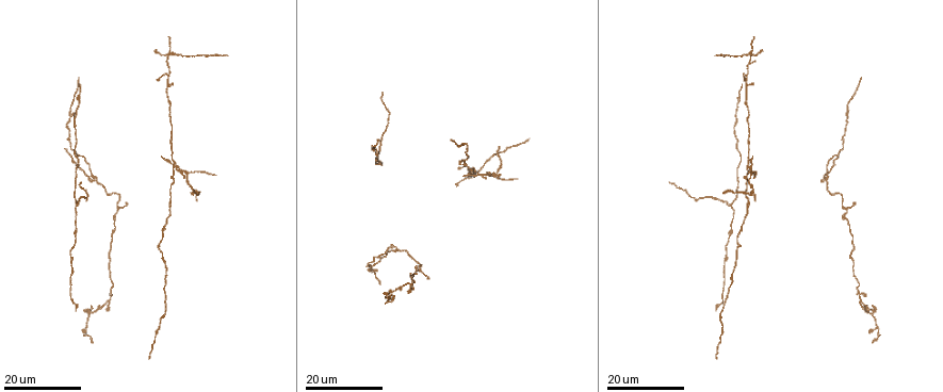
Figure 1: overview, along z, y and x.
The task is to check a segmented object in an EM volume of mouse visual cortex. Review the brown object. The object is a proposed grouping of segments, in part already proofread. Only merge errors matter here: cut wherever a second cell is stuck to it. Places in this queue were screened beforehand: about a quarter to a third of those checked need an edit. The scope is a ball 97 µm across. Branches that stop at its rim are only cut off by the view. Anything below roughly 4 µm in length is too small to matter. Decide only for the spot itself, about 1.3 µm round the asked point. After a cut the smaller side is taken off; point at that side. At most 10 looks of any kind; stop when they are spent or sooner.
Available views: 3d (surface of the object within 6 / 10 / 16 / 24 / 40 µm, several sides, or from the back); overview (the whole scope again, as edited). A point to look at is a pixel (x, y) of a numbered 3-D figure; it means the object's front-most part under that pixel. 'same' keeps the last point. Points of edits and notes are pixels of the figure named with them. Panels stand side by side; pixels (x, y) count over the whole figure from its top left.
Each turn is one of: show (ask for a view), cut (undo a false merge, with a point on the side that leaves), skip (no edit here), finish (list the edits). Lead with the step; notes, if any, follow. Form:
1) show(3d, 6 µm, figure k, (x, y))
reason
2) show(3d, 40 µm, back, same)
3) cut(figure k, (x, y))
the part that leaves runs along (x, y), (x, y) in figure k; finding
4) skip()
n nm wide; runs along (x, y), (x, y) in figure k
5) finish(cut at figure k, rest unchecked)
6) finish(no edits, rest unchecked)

show(3d, 16 µm, figure 1, (871, 315))
four arms meet

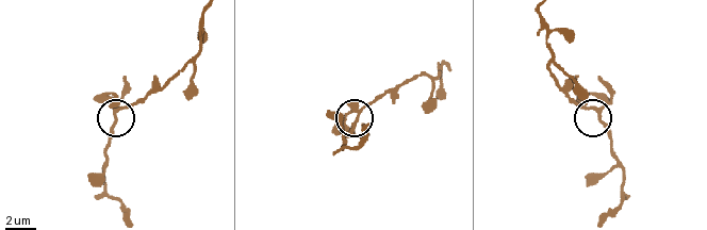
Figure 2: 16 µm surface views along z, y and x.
show(3d, 10 µm, figure 2, (598, 110))

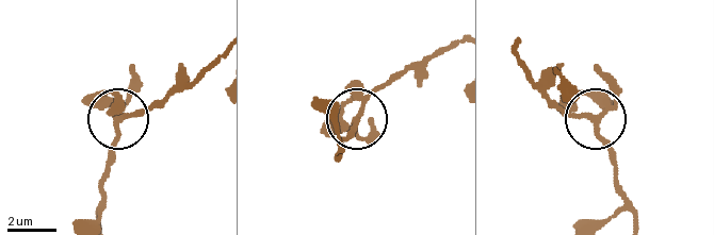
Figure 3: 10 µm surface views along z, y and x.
skip()
240 nm wide; runs along (217, 55), (187, 82), (119, 118), (135, 73) in figure 3; one cell here

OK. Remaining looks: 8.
show(3d, 16 µm, figure 1, (165, 53))
four arms meet

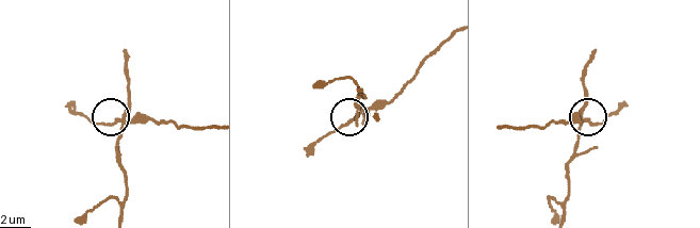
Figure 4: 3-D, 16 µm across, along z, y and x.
show(3d, 10 µm, figure 4, (585, 121))

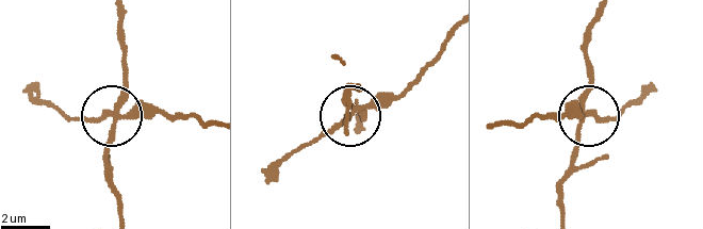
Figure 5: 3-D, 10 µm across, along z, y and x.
show(3d, 10 µm, back, figure 5, (107, 112))

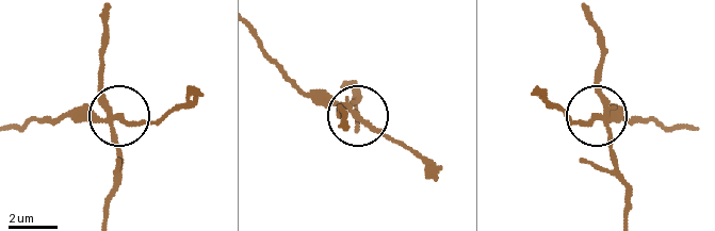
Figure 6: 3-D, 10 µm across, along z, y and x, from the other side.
cut(figure 6, (75, 110))
side arm 5 µm; 4 arms; two cells meet here

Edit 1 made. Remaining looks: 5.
show(3d, 24 µm, figure 1, (749, 167))
four arms meet

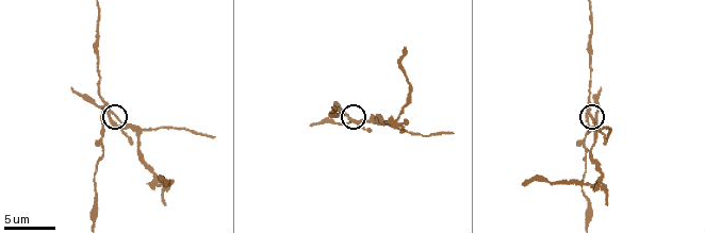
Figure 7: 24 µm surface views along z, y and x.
show(3d, 6 µm, figure 7, (590, 114))

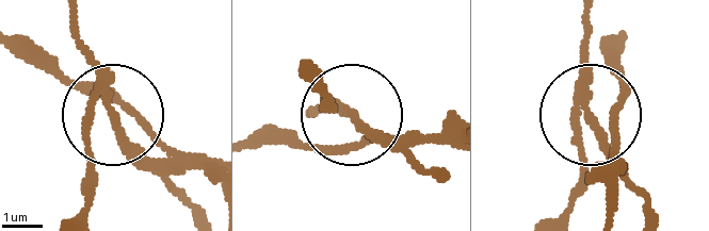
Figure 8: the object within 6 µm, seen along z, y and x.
cut(figure 8, (57, 67))
side arm 60 µm; 4 arms; a second cell is stuck on

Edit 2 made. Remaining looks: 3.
show(3d, 24 µm, figure 1, (732, 207))
branch point

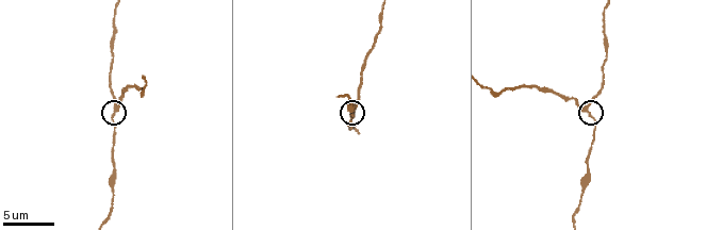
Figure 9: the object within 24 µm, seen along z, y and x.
show(3d, 6 µm, figure 9, (116, 107))

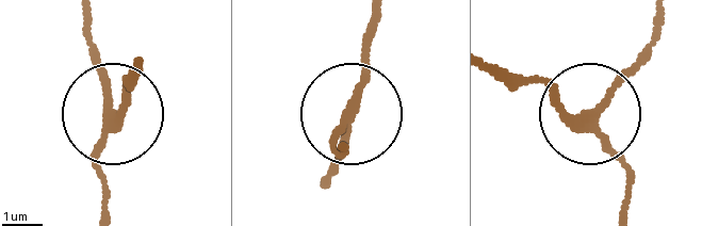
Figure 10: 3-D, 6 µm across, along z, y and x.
skip()
210 nm wide; all the same cell

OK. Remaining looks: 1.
finish(cut at figure 6, cut at figure 8, rest unchecked)

